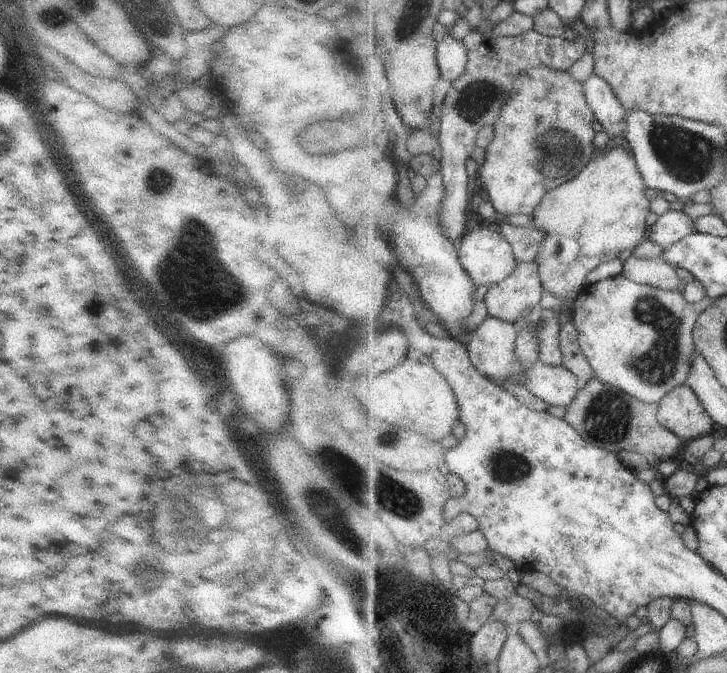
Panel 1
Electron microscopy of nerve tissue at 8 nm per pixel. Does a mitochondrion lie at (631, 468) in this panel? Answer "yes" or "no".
no

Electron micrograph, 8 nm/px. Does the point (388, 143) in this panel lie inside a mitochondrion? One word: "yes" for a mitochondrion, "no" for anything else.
no

